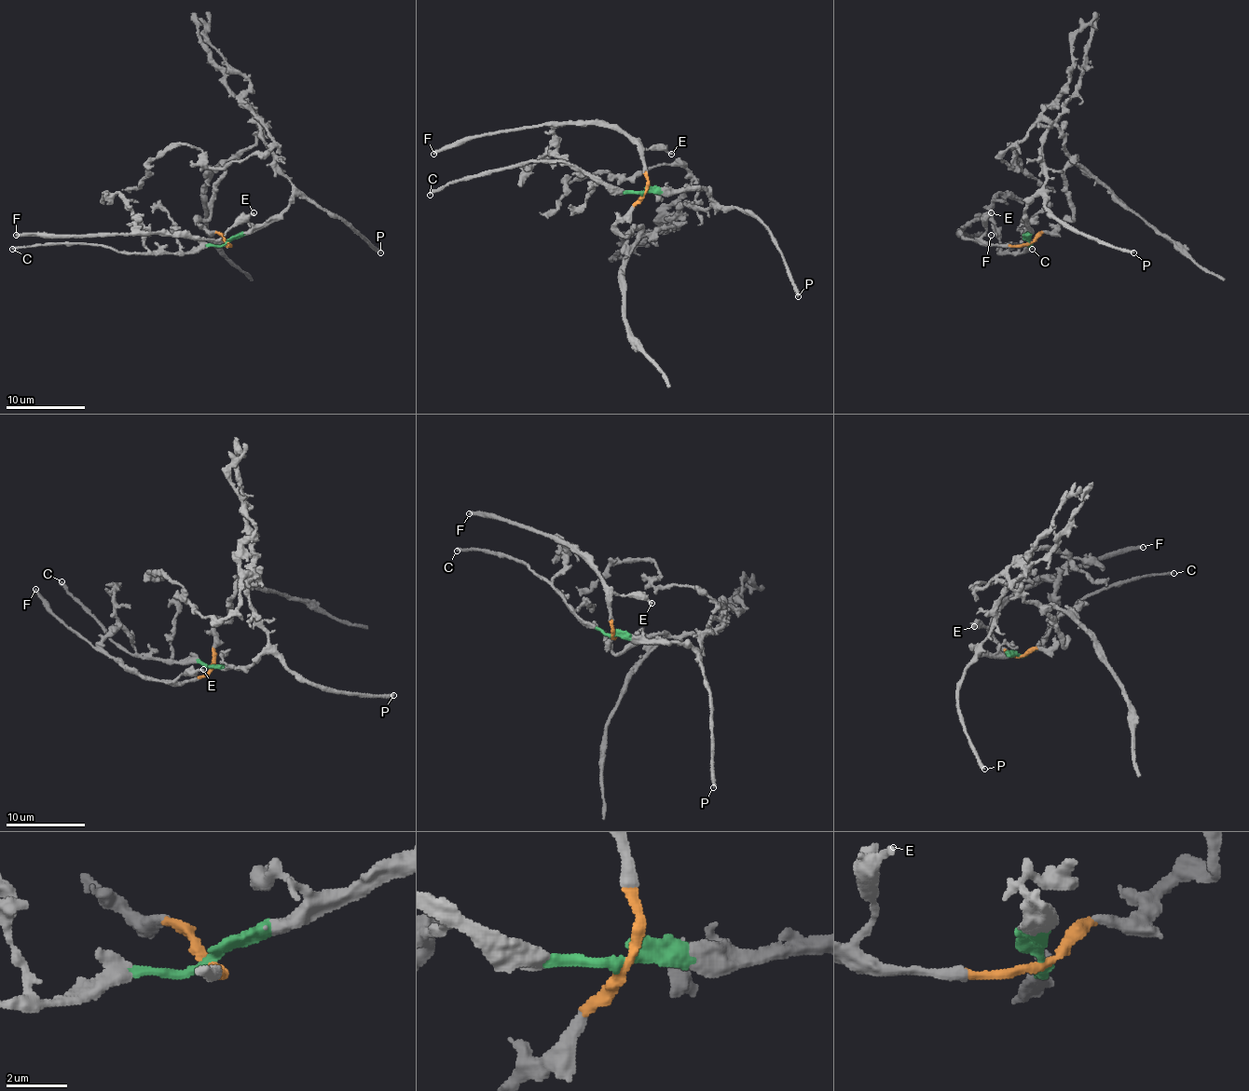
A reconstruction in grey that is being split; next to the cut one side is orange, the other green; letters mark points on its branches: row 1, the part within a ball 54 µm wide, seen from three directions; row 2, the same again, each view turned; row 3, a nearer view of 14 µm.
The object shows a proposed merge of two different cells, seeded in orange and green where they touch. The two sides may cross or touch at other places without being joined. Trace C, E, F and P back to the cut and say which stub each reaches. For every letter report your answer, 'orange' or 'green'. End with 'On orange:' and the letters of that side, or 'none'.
C: green
E: orange
F: orange
P: green
On orange: E, F

